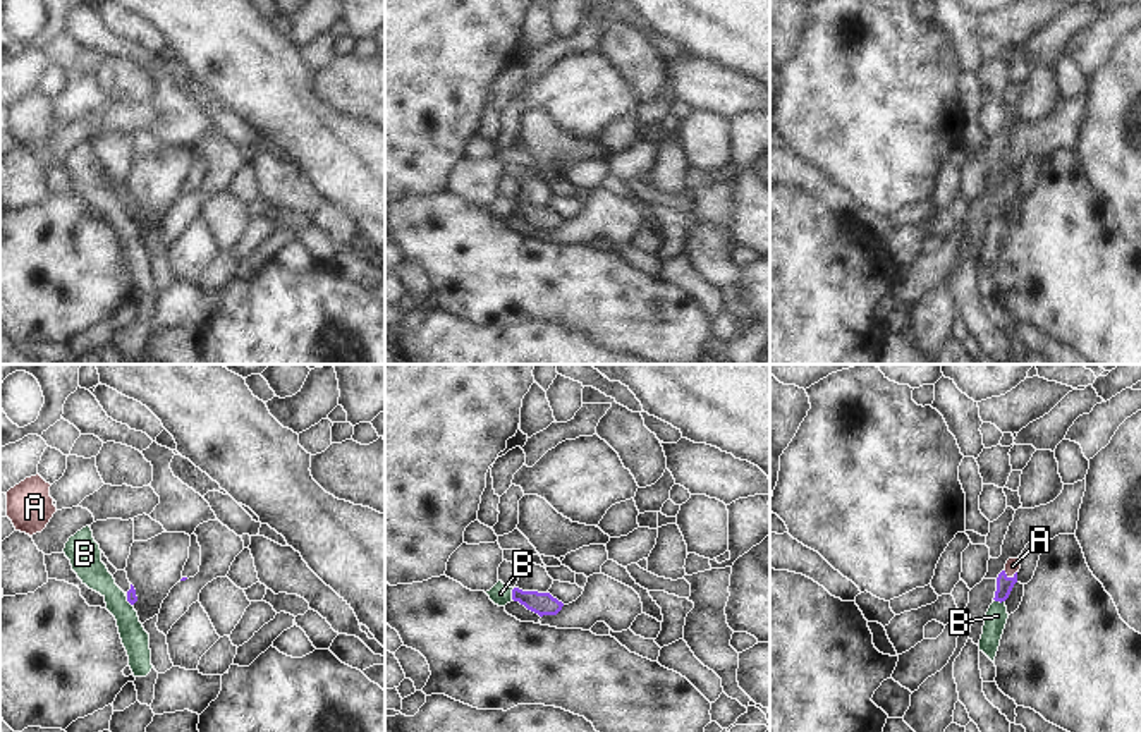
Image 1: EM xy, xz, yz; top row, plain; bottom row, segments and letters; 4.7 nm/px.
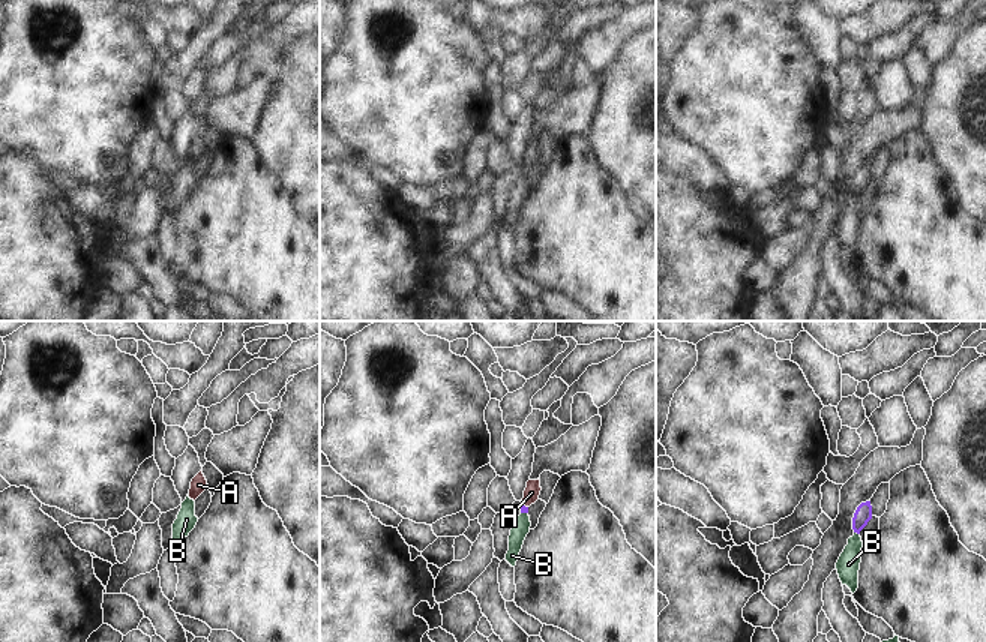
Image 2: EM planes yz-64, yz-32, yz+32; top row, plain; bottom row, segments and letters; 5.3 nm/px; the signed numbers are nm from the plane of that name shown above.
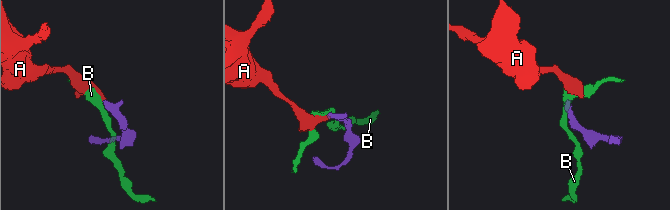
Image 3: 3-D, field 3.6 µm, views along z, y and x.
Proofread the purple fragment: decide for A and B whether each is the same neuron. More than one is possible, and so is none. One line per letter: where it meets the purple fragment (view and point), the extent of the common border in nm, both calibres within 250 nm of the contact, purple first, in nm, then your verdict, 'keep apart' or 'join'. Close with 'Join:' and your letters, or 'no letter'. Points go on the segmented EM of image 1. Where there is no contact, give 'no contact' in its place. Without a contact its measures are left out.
A: contact yz (1009, 578); length 70 nm; calibres 80 and 70 nm; join
B: contact xz (512, 593); length 60 nm; calibres 110 and 100 nm; keep apart
Join: A

